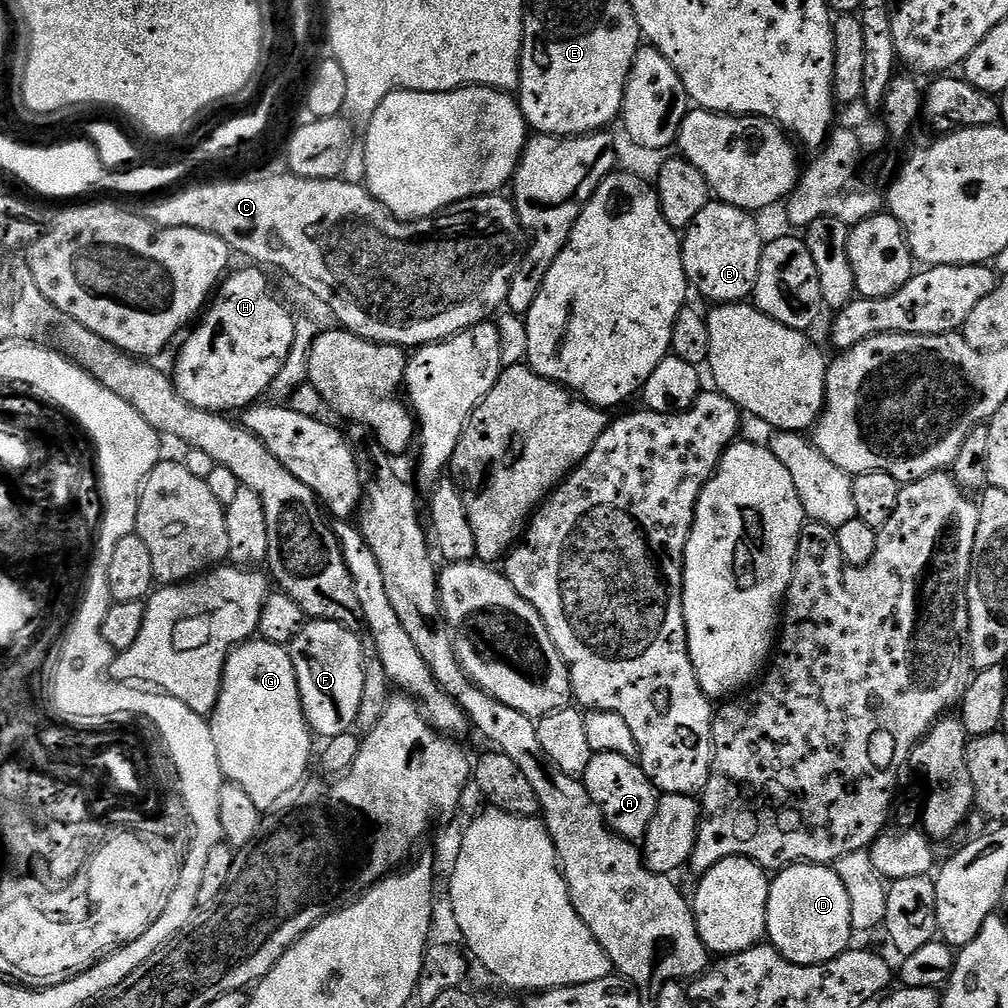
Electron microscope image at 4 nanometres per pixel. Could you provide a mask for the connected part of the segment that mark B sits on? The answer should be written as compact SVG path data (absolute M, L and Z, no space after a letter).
M721 202L708 203L682 236L684 272L689 285L712 300L713 305L747 301L756 289L764 246L759 238L756 217L751 211Z

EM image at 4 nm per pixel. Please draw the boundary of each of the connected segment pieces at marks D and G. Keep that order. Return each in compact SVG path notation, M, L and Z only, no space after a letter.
M790 864L771 877L768 885L767 939L790 962L821 964L838 958L853 943L850 897L835 867L826 864Z
M253 638L232 650L224 667L218 702L210 723L214 734L214 750L218 750L218 762L225 781L246 790L254 806L261 810L275 809L288 791L291 793L301 787L305 779L303 776L308 772L308 763L314 760L314 733L304 716L292 654L285 645Z

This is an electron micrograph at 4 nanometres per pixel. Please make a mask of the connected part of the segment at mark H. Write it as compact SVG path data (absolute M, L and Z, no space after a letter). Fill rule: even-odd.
M256 266L248 267L252 268L240 268L236 273L233 271L225 275L211 297L202 319L191 329L192 337L181 346L180 353L176 356L174 383L178 394L198 410L232 414L235 408L243 410L257 403L263 397L260 395L271 389L294 346L295 318L292 308L276 297L276 292L268 281L267 271Z

